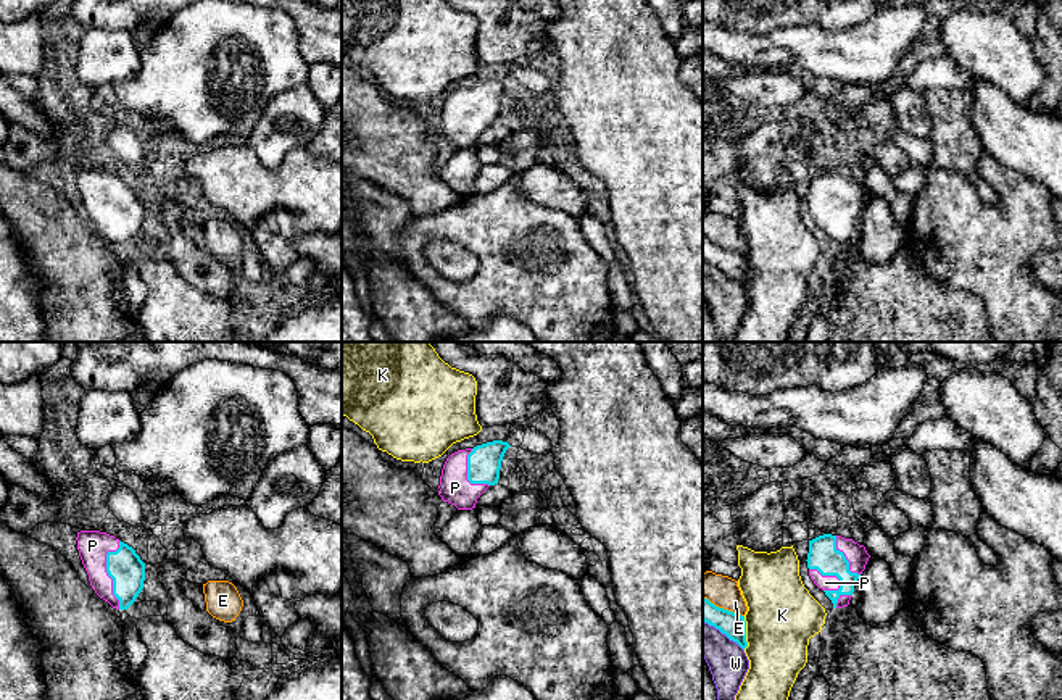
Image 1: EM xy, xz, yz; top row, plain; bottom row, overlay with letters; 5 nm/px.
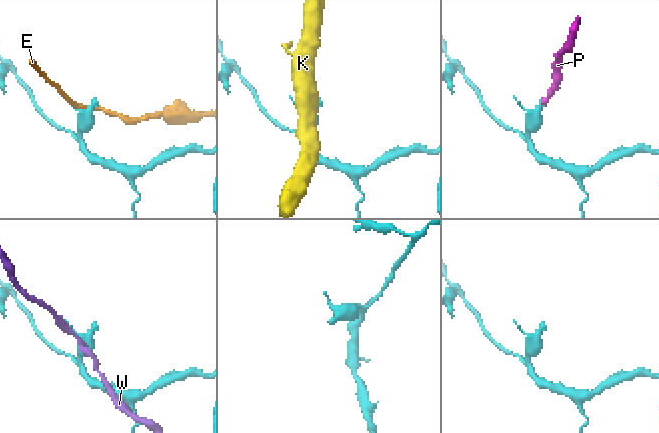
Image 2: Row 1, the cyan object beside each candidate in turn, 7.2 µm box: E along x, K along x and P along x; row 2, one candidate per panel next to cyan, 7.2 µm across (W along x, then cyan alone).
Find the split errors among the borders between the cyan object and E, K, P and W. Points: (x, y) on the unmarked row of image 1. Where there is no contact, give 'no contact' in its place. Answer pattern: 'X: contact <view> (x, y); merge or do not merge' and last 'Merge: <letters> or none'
E: contact yz (722, 247); do not merge
K: contact yz (745, 271); do not merge
P: contact xy (107, 210); merge
W: contact yz (724, 271); do not merge
Merge: P

